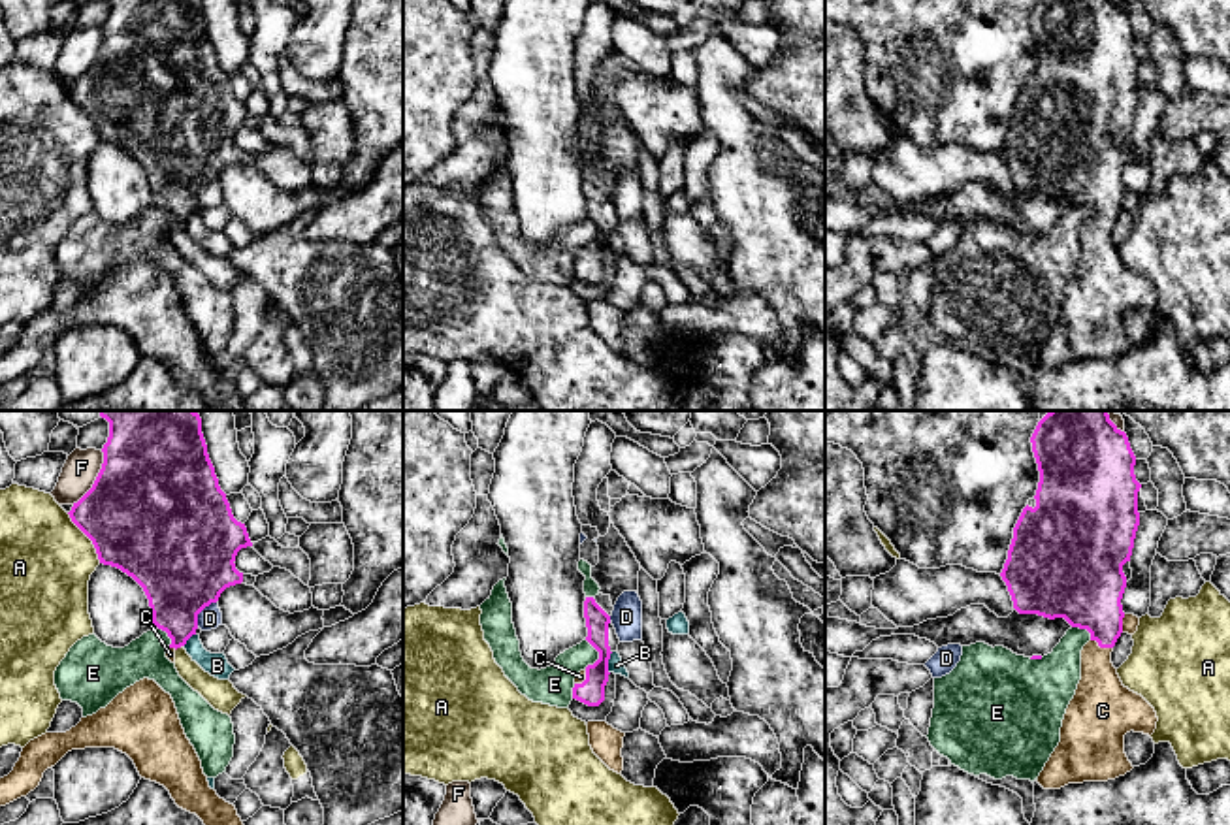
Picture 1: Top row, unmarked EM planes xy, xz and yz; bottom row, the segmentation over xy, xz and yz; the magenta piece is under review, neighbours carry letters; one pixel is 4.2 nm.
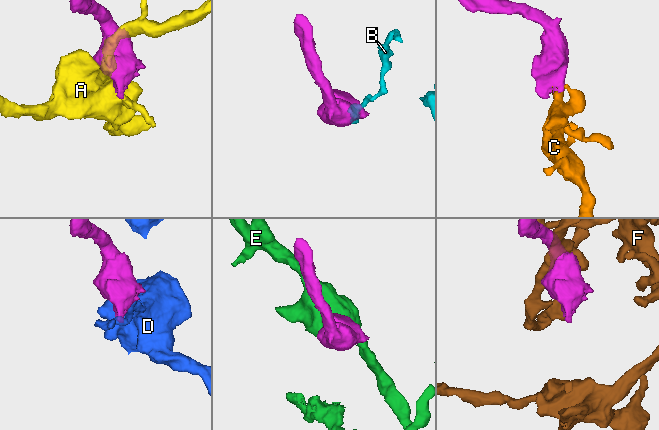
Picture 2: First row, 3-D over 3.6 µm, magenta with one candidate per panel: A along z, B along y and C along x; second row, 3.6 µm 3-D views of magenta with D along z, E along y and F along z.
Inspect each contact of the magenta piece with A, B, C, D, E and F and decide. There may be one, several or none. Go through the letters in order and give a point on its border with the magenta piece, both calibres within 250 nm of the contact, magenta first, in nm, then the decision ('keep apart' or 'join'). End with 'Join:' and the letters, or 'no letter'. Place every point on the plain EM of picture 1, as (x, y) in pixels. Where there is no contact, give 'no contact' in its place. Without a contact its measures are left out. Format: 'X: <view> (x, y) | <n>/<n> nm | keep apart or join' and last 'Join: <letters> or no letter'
A: xy (87, 113) | 480/400 nm | keep apart
B: xz (607, 242) | 110/70 nm | keep apart
C: yz (1102, 225) | 300/240 nm | join
D: xy (200, 189) | 440/100 nm | keep apart
E: xz (599, 234) | 110/160 nm | keep apart
F: xy (97, 57) | 500/150 nm | keep apart
Join: C

